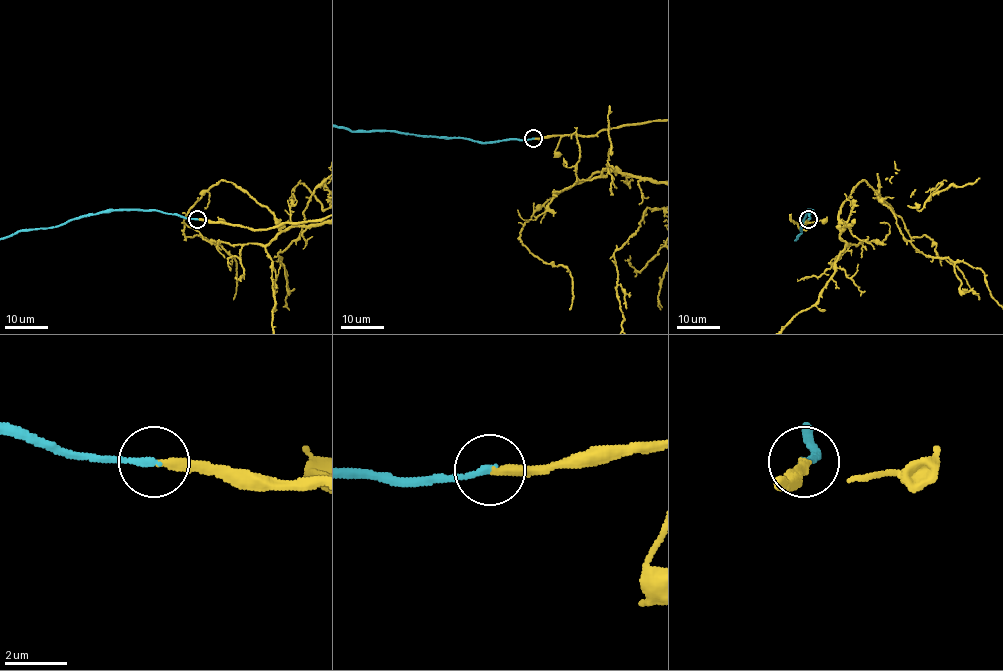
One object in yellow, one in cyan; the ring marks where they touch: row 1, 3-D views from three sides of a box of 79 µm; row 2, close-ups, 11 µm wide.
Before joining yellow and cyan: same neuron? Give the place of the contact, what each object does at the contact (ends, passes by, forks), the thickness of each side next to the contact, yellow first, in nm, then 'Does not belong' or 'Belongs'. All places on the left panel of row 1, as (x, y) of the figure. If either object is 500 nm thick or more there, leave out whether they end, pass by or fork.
Place: (197, 219). At the ring yellow ends. At the ring cyan ends. Thickness 320 nm (yellow) against 200 nm. Belongs

